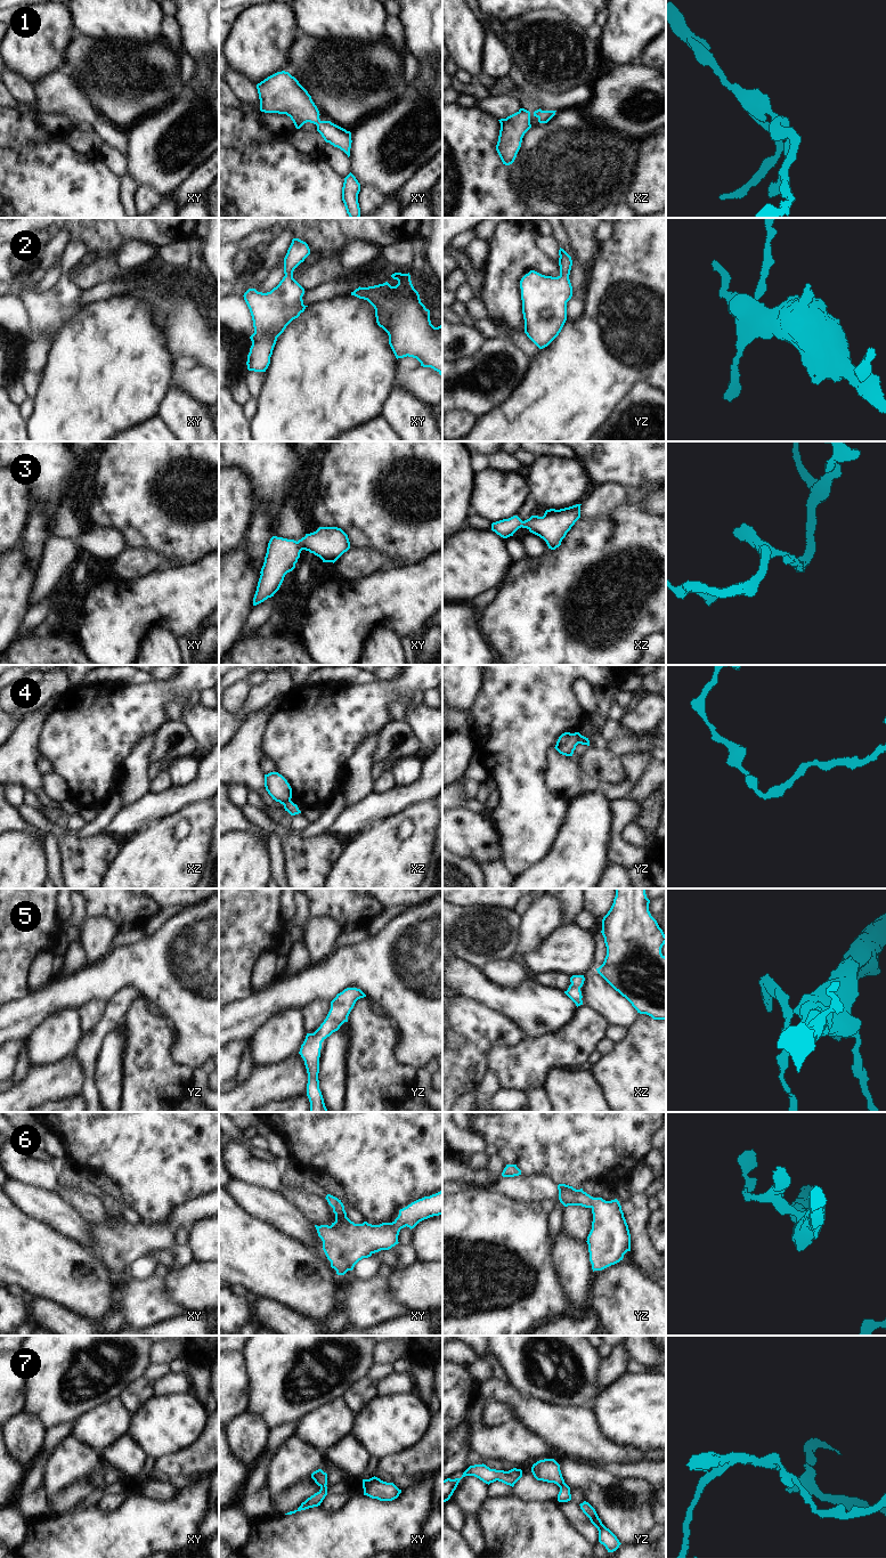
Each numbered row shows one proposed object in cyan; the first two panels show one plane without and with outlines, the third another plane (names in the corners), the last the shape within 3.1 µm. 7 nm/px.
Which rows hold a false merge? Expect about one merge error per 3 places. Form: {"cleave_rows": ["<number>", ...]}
{"cleave_rows": ["4"]}

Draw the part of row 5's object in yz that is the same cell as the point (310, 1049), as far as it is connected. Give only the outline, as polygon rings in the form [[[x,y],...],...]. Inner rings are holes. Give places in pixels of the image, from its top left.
[[[347,988],[331,1001],[331,1009],[314,1033],[307,1033],[299,1054],[304,1061],[308,1073],[307,1096],[310,1102],[310,1112],[328,1112],[319,1089],[319,1057],[322,1042],[340,1027],[348,1022],[348,1016],[356,1001],[366,995],[357,988]]]

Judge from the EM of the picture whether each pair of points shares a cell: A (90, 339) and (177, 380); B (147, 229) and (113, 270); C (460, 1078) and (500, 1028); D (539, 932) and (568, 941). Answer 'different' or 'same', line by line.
A: different
B: same
C: same
D: different

